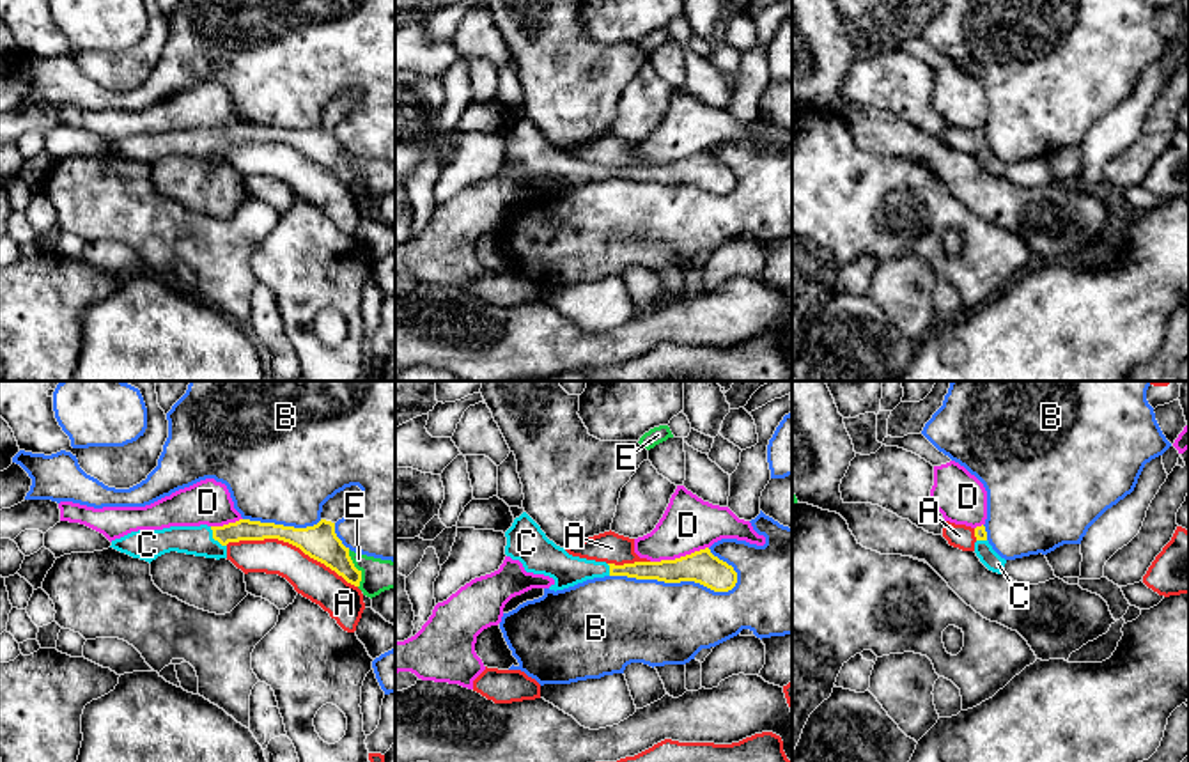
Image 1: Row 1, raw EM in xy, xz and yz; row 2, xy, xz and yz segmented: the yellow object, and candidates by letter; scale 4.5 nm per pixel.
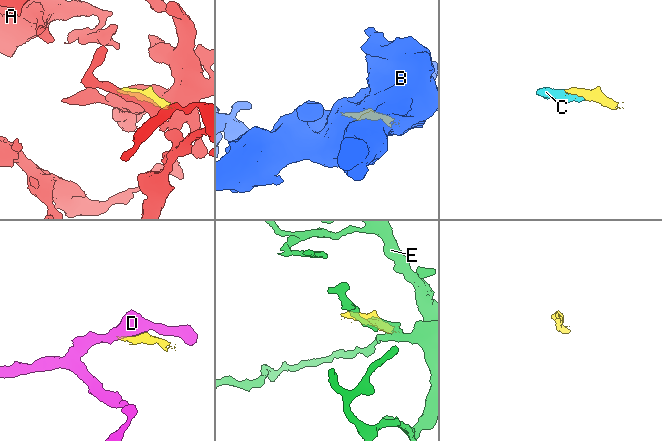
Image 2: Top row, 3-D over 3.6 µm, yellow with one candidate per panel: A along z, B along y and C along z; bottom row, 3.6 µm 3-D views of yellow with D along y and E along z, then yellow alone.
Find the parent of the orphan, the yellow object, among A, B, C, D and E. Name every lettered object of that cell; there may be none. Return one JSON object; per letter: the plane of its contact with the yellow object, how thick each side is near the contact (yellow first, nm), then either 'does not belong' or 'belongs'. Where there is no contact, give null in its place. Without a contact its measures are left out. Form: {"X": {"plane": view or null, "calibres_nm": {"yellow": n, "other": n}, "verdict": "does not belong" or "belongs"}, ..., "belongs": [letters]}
{"A": {"plane": "xy", "calibres_nm": {"yellow": 160, "other": 170}, "verdict": "does not belong"}, "B": {"plane": "xz", "calibres_nm": {"yellow": 150, "other": 380}, "verdict": "does not belong"}, "C": {"plane": "xy", "calibres_nm": {"yellow": 100, "other": 130}, "verdict": "belongs"}, "D": {"plane": "xz", "calibres_nm": {"yellow": 150, "other": 240}, "verdict": "does not belong"}, "E": {"plane": "xy", "calibres_nm": {"yellow": 160, "other": 150}, "verdict": "does not belong"}, "belongs": ["C"]}

